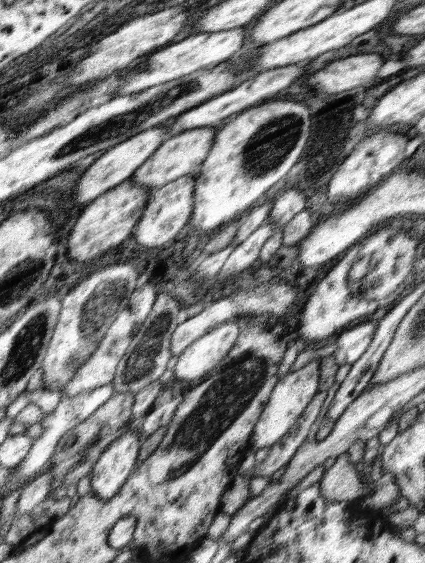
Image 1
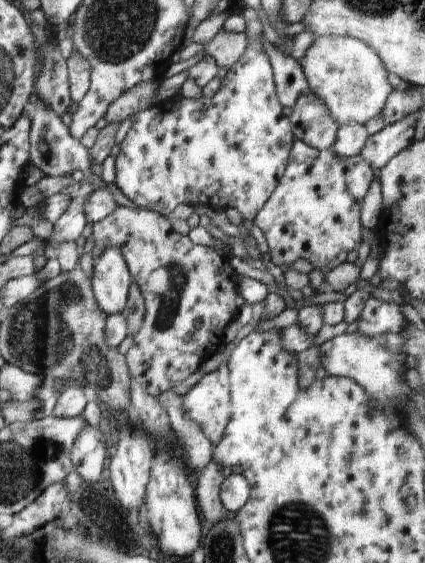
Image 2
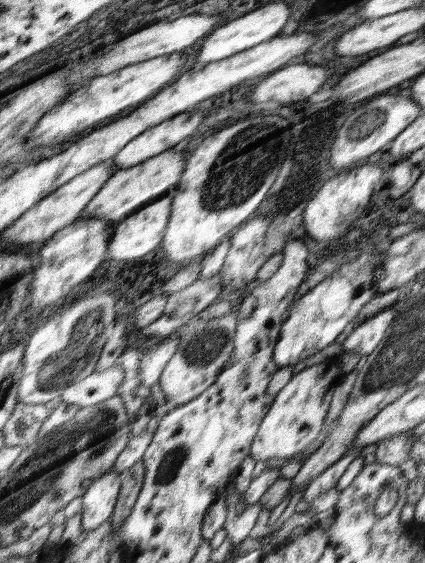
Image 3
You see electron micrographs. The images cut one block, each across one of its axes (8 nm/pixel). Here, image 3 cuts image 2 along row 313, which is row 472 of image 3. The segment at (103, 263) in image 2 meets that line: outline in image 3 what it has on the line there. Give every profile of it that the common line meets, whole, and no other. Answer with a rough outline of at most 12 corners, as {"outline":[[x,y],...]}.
{"outline":[[114,469],[82,495],[81,528],[92,531],[114,512],[122,478]]}

